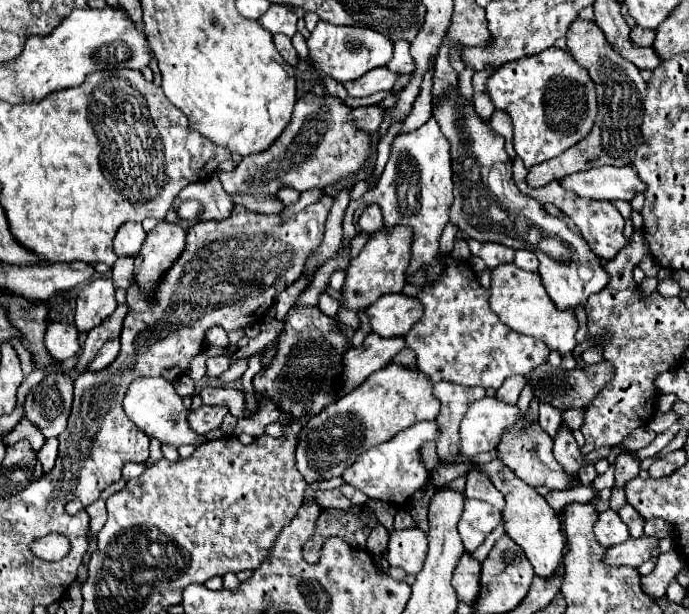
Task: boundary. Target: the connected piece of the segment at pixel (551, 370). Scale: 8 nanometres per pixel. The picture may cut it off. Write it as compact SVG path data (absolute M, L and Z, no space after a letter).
M601 361L585 369L565 369L565 367L551 367L545 363L535 371L531 371L529 379L535 385L535 397L539 397L541 403L551 403L557 409L567 411L571 407L587 407L589 401L593 401L595 395L599 395L599 391L613 379L613 365L609 361Z

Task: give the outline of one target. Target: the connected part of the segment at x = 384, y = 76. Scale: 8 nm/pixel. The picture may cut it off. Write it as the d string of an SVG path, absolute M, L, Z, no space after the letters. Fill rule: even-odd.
M377 67L377 71L369 71L369 75L363 75L361 79L353 79L345 83L345 89L351 97L369 97L373 93L393 89L399 77L401 77L399 73L389 71L387 67Z

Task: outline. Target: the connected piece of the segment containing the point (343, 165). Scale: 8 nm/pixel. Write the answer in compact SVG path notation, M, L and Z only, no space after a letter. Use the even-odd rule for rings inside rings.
M305 93L291 115L289 125L285 127L281 139L273 143L267 151L259 155L245 157L241 163L231 173L219 173L219 179L223 181L223 187L229 195L275 195L283 187L293 187L297 191L309 191L309 189L325 189L335 183L345 183L347 177L357 175L365 161L369 159L371 151L371 135L365 135L365 131L357 131L353 127L353 107L349 107L343 99L335 95L315 95L315 93Z

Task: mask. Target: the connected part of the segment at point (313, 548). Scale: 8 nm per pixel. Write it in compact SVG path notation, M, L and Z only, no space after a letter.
M357 505L357 507L351 507L349 511L335 511L335 509L321 511L315 525L313 539L309 539L303 545L303 559L309 563L317 563L323 541L333 535L341 537L351 547L365 549L367 537L375 525L377 525L377 519L373 511L369 511L367 515L367 505Z

